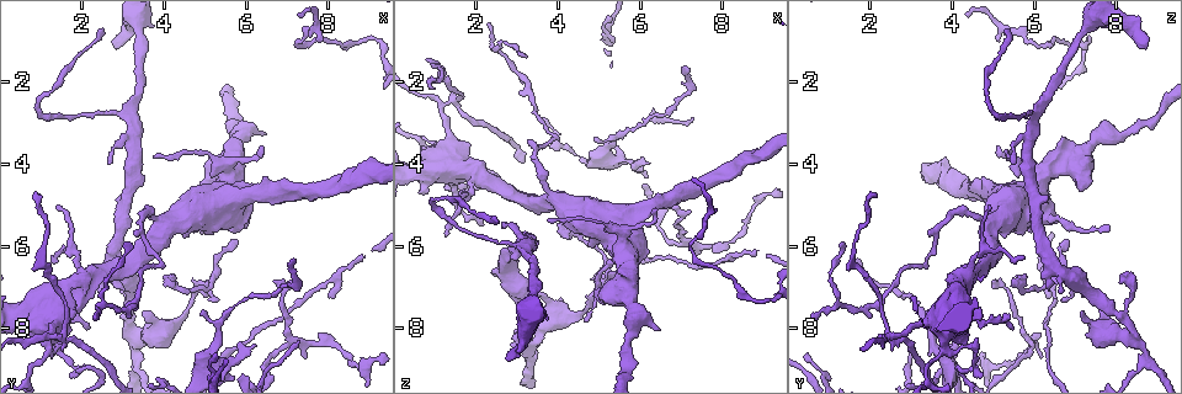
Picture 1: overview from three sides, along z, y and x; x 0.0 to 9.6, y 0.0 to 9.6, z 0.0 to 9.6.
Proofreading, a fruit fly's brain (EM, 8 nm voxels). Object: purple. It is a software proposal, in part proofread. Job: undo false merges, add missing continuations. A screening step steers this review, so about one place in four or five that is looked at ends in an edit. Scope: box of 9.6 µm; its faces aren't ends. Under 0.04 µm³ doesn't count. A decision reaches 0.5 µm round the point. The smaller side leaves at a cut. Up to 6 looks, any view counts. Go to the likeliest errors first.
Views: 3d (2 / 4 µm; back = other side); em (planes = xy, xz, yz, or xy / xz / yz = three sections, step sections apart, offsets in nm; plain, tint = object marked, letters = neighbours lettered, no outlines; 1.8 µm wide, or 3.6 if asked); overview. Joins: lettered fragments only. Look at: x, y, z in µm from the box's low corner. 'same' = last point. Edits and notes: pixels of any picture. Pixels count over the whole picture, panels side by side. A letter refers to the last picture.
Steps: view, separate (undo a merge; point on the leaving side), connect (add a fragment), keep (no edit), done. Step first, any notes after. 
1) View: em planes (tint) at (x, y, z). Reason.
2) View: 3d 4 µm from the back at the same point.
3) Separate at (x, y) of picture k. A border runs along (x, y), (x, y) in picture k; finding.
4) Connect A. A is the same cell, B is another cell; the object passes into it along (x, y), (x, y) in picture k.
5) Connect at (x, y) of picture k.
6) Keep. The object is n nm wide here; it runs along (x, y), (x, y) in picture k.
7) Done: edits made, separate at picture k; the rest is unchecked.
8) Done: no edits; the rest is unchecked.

View: 3d 4 µm at (1.45, 8.15, 2.45). Three-way junction.

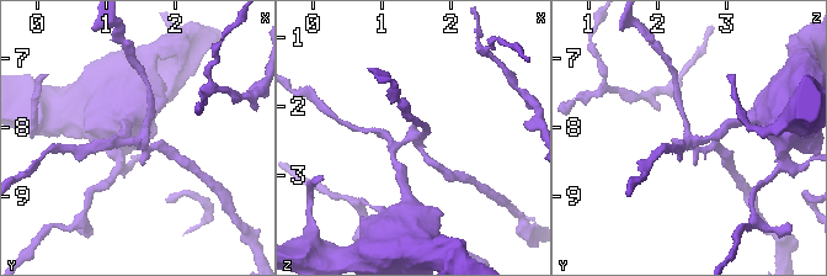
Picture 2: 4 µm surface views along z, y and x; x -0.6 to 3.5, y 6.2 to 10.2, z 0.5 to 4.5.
View: em planes (letters) at (1.45, 8.15, 2.45). Shape alone is not enough.

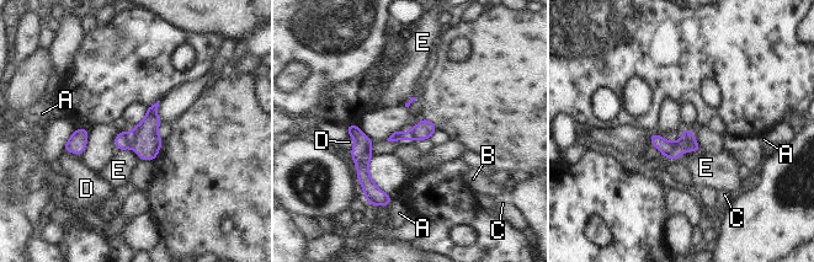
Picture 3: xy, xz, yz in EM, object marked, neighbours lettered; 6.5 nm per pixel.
Separate at (687, 143) of picture 3. A, B, C, D and E are other cells; a second neuron is stuck on.

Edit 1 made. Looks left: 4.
View: overview. Redraw.

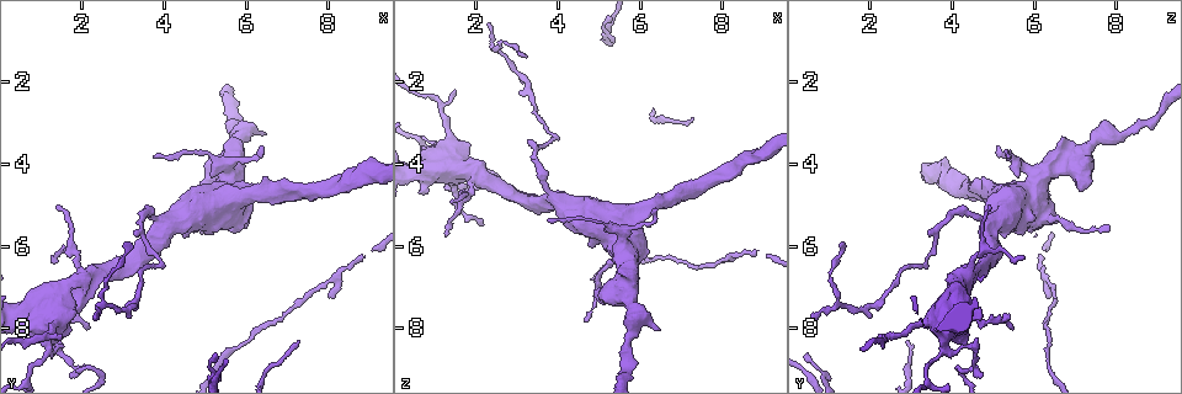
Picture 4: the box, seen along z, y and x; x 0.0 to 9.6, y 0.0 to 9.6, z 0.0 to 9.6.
View: 3d 2 µm at (4.85, 4.65, 7.20). Branch stops here.

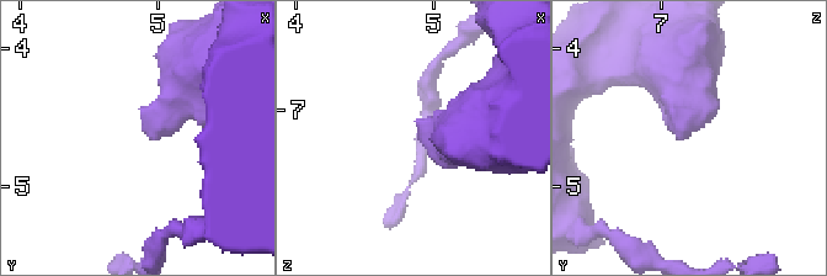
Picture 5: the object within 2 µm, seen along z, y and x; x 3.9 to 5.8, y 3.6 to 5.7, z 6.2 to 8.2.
View: em planes (letters) at (4.88, 4.60, 7.12).

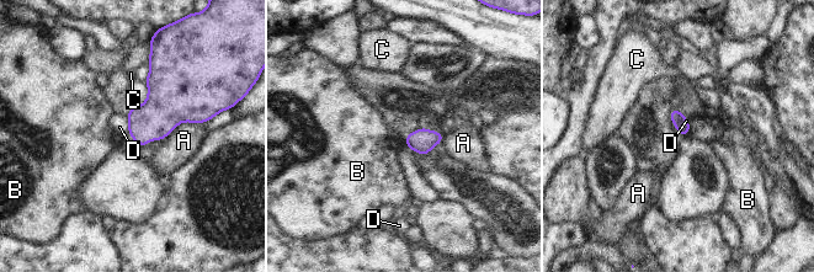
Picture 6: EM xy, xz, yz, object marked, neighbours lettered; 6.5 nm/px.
Keep. A, B, C and D are other cells; a border runs along (126, 116), (128, 133) in picture 6; none of them fits.

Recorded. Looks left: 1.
Done: edits made, separate at picture 3; the rest is unchecked.

